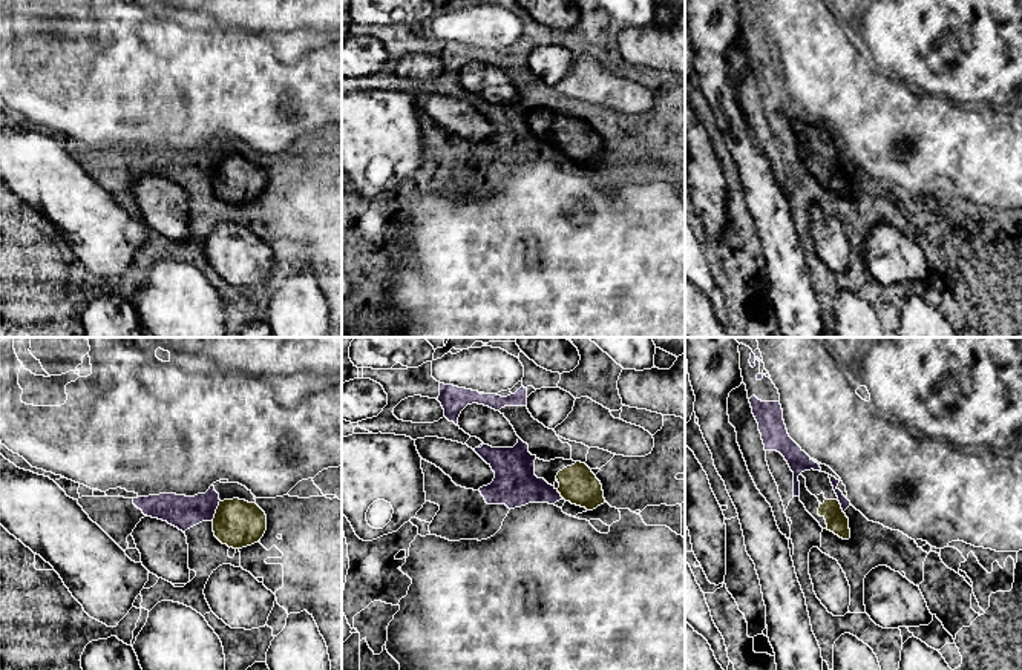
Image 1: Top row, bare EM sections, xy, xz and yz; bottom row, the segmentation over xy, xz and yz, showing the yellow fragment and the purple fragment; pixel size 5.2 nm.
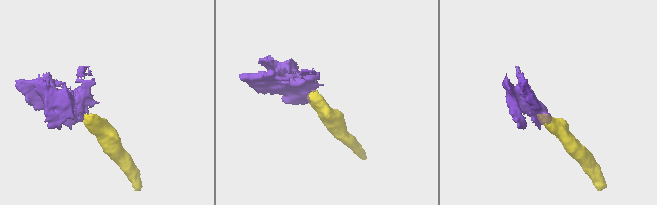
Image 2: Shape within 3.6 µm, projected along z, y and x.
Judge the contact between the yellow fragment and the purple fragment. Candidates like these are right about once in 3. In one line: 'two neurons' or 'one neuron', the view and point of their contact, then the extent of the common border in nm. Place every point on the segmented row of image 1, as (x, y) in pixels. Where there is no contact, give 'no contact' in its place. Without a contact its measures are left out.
one neuron | xy (216, 511) | 120 nm

